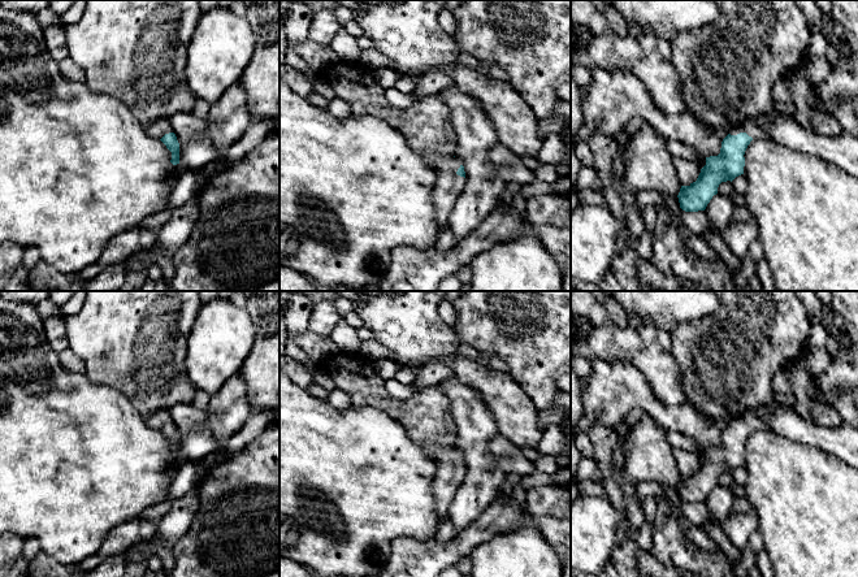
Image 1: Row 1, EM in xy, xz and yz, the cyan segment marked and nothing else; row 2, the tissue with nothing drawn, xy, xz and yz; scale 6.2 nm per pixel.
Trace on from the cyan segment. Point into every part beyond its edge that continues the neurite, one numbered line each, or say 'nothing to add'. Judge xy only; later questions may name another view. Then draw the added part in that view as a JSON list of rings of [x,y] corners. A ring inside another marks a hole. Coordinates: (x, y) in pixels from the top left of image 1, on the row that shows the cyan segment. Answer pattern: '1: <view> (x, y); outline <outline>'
1: xy (156, 128); outline [[[155,117],[146,122],[146,133],[155,138],[161,139],[165,134],[173,133],[169,120],[164,117]]]

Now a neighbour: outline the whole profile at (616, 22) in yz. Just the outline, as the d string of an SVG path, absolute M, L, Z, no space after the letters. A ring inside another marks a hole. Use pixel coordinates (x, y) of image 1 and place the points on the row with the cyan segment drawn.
M604 5L603 16L607 21L610 31L612 31L620 36L628 35L629 23L614 5Z

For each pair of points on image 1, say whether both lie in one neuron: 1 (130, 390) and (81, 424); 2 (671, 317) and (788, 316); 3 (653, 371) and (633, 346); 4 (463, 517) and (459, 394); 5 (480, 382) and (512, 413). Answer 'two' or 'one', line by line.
1: two
2: two
3: one
4: one
5: one

